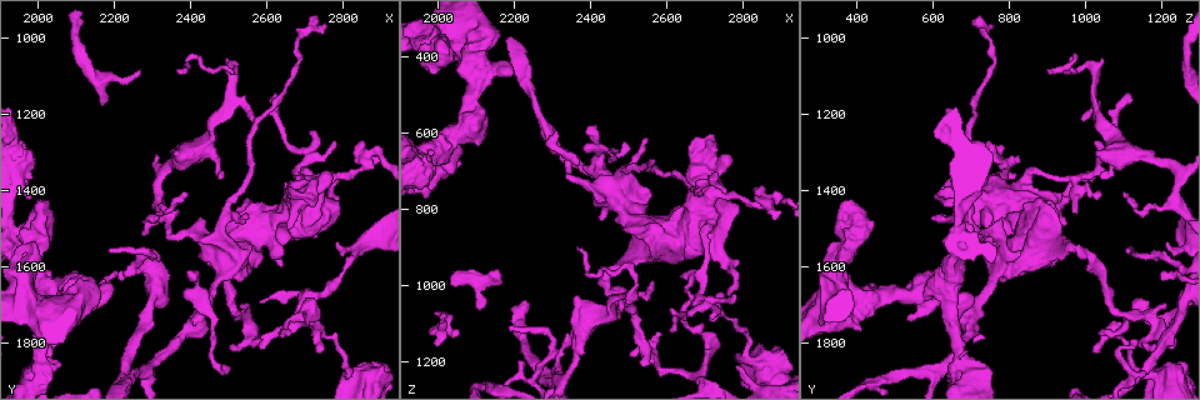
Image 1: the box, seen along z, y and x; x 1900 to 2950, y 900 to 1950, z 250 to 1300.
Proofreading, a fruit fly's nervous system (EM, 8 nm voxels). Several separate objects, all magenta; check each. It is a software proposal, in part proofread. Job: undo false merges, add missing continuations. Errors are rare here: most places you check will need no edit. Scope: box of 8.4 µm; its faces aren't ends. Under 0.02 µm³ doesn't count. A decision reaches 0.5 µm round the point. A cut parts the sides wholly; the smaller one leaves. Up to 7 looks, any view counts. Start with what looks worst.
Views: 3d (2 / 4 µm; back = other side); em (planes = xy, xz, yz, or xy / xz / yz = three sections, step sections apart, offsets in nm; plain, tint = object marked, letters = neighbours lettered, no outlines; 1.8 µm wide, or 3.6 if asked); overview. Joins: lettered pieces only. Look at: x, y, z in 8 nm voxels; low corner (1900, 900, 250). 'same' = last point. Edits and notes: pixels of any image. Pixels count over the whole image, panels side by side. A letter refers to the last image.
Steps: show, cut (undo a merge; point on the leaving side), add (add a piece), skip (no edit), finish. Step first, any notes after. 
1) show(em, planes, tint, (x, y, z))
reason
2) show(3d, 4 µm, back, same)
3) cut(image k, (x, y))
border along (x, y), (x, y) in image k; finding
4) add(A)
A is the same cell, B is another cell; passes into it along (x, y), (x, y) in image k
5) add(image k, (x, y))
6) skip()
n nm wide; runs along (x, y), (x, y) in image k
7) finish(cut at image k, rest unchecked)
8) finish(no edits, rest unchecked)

show(em, planes, letters, (2000, 1855, 675))

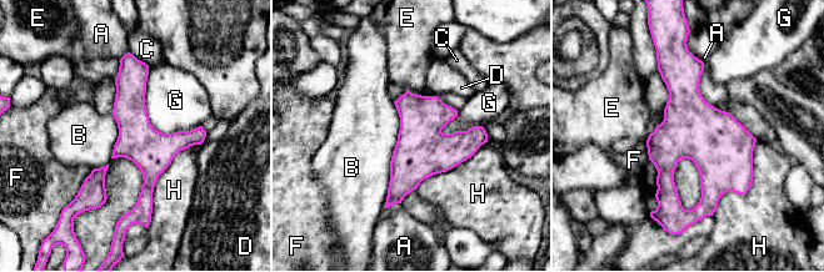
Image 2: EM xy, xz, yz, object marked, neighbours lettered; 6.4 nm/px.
skip()
A, B, C, D, E, F, G and H are other cells; runs along (126, 58), (149, 150), (138, 207) in image 2; all the same cell

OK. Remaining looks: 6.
show(3d, 4 µm, (1965, 1620, 350))
branch point

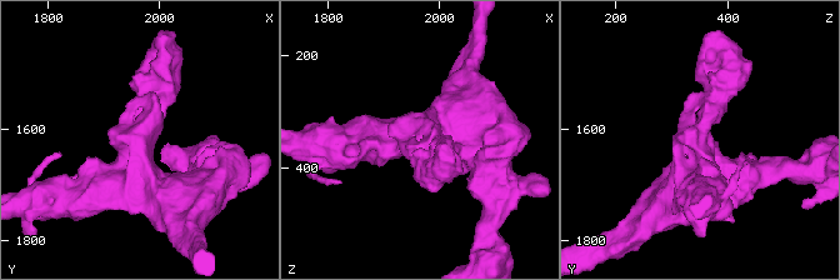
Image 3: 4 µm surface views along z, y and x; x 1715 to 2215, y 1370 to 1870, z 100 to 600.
show(em, yz, step 4, tint, (1970, 1625, 345))
shape alone is not enough

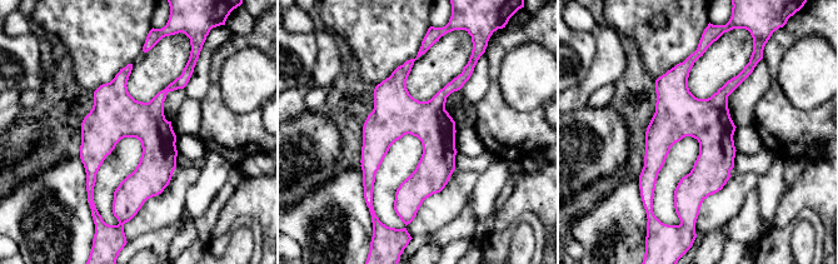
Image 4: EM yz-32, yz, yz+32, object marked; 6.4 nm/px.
show(em, planes, letters, same)

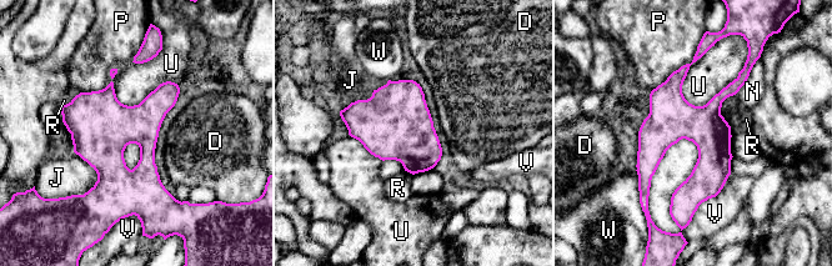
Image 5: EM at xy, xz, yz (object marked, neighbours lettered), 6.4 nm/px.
skip()
P touches over 400 nm; D, J, N, P, R, U, V and W are other cells; one cell here

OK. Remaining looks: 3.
show(em, planes, tint, (2685, 1740, 1230))
three arms meet

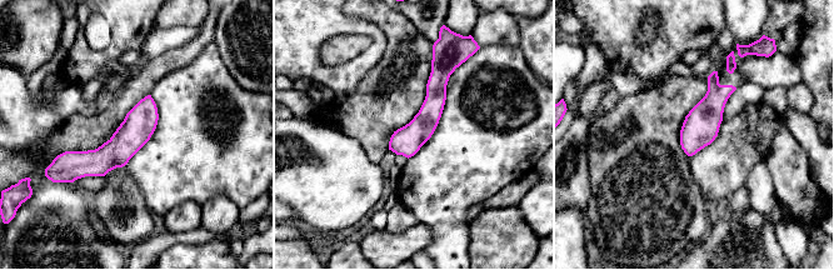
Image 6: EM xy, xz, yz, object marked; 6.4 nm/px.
show(em, planes, letters, same)
see the neighbours

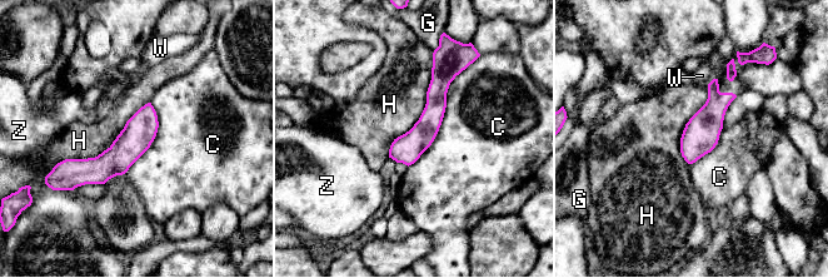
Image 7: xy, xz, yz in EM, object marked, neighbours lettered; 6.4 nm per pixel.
skip()
C, G, H, W and Z are other cells; border along (433, 53), (425, 107), (388, 157) in image 7; all the same cell

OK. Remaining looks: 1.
finish(no edits, rest unchecked)

